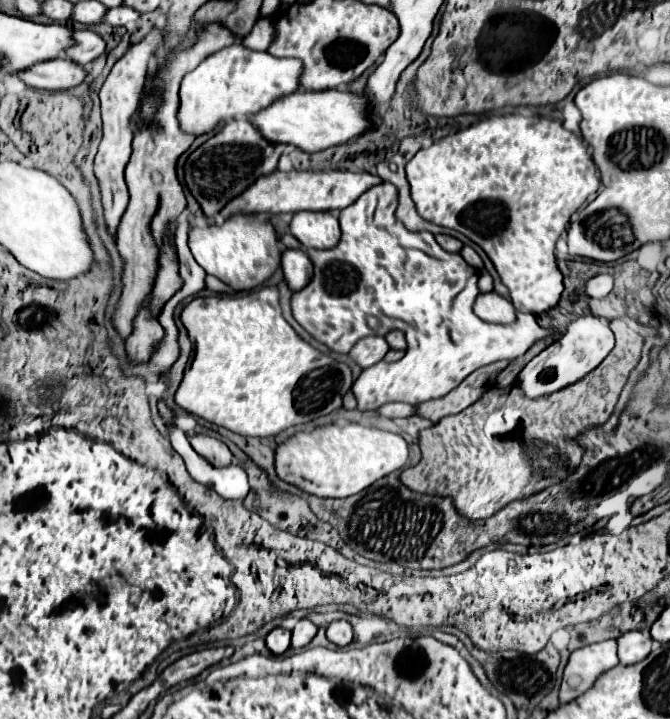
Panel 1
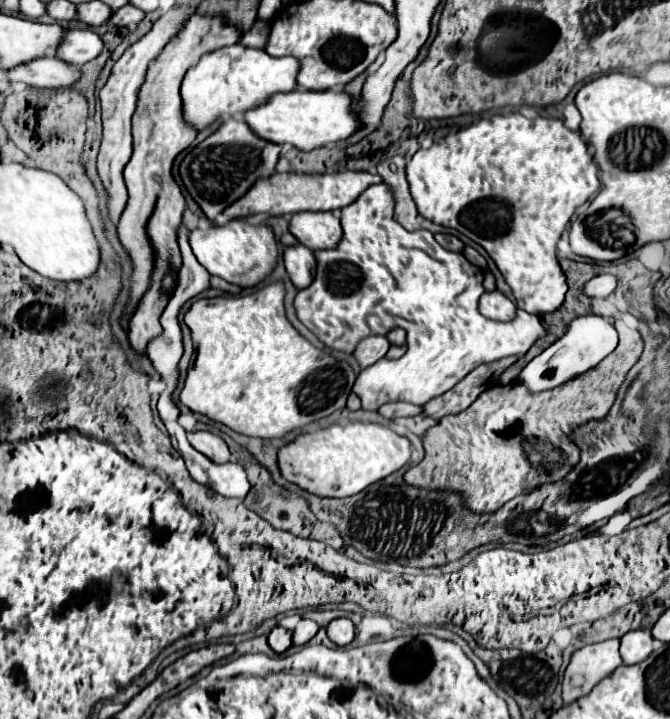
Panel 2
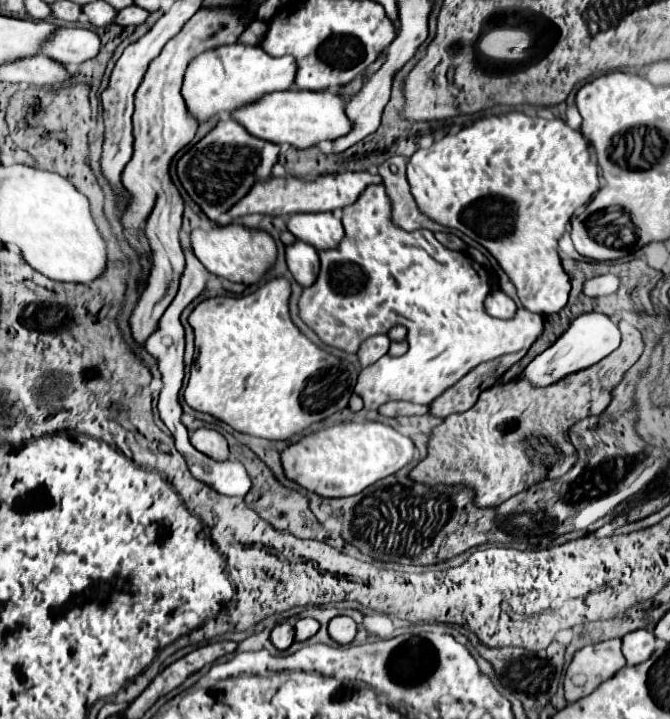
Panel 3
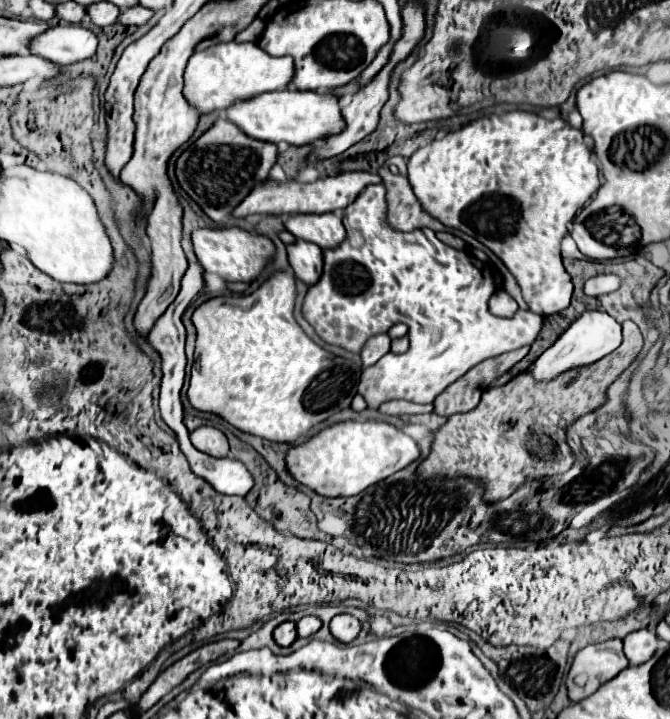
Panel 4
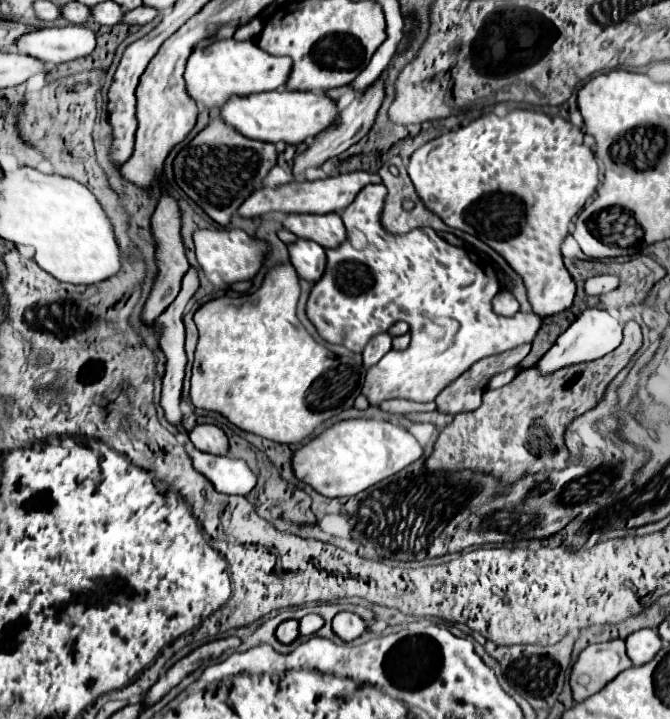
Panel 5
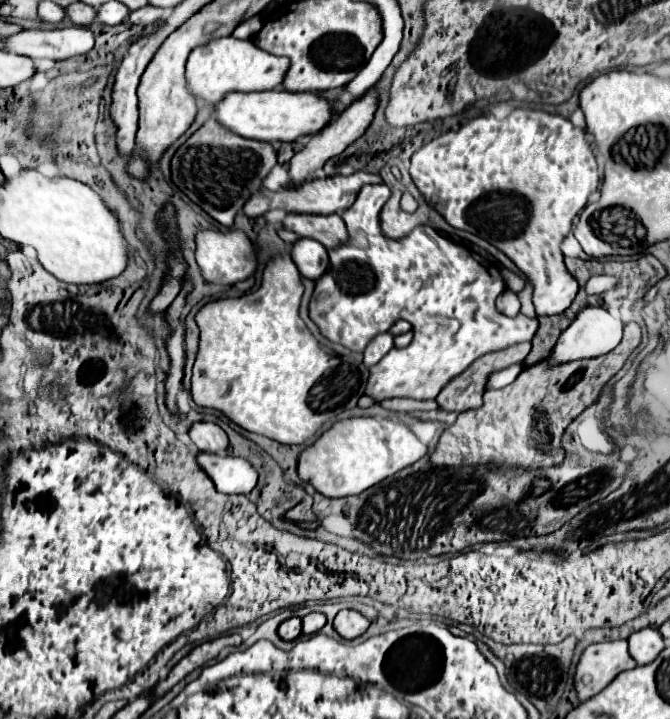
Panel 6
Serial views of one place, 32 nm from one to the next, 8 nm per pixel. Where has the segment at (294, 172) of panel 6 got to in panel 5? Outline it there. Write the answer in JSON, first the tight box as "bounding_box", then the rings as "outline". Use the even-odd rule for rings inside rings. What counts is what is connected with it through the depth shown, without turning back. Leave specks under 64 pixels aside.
{"bounding_box":[294,72,386,176],"outline":[[[386,72],[380,74],[380,78],[378,78],[368,90],[358,92],[358,94],[354,96],[352,104],[346,106],[346,108],[340,112],[338,124],[336,124],[334,128],[330,128],[328,132],[322,132],[320,136],[316,136],[314,142],[310,142],[310,148],[294,160],[294,176],[302,174],[302,172],[304,172],[306,168],[310,168],[310,166],[314,166],[314,168],[322,166],[328,158],[334,158],[334,156],[342,154],[344,150],[348,150],[352,144],[356,144],[360,138],[364,138],[364,136],[372,130],[374,120],[376,120],[376,114],[378,114],[378,110],[380,110],[380,106],[382,106],[382,102],[384,102],[384,96],[386,96],[386,92],[384,92],[384,82],[386,82]]]}

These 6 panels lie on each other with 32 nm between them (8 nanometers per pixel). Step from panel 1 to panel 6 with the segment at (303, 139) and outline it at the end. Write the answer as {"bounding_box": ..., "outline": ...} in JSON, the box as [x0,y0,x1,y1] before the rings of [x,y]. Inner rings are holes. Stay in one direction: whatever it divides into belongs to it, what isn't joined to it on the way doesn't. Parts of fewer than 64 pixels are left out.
{"bounding_box":[214,90,334,142],"outline":[[[266,90],[250,94],[228,94],[220,104],[214,106],[216,120],[232,132],[262,142],[294,142],[302,136],[320,132],[334,114],[332,104],[314,92],[288,92],[288,90]]]}

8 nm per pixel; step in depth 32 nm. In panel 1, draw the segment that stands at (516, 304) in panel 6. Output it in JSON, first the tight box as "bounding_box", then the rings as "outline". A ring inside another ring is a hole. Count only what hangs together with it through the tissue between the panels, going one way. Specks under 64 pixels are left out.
{"bounding_box":[474,292,516,324],"outline":[[[496,292],[480,294],[476,298],[474,312],[476,316],[480,316],[480,320],[488,320],[490,324],[508,324],[516,320],[516,308],[512,306],[512,302],[498,296]]]}

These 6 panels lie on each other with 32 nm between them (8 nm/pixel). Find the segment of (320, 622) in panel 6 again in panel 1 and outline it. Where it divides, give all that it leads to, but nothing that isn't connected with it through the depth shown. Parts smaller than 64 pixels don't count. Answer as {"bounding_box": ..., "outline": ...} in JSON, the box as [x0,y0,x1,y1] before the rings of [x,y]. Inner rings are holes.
{"bounding_box":[290,618,316,650],"outline":[[[308,618],[298,620],[298,624],[296,624],[296,626],[294,626],[294,630],[292,630],[290,648],[300,650],[300,648],[304,648],[304,646],[314,638],[314,636],[316,636],[316,626],[314,626]]]}

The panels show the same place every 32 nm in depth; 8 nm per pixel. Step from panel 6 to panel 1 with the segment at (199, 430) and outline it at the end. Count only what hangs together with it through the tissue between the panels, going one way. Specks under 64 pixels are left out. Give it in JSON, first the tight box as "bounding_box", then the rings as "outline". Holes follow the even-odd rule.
{"bounding_box":[190,434,232,468],"outline":[[[196,434],[196,436],[190,436],[190,446],[204,458],[208,460],[212,466],[216,468],[224,468],[224,466],[230,466],[232,464],[232,452],[228,450],[228,446],[218,440],[218,438],[210,438],[210,436],[204,436],[204,434]]]}

